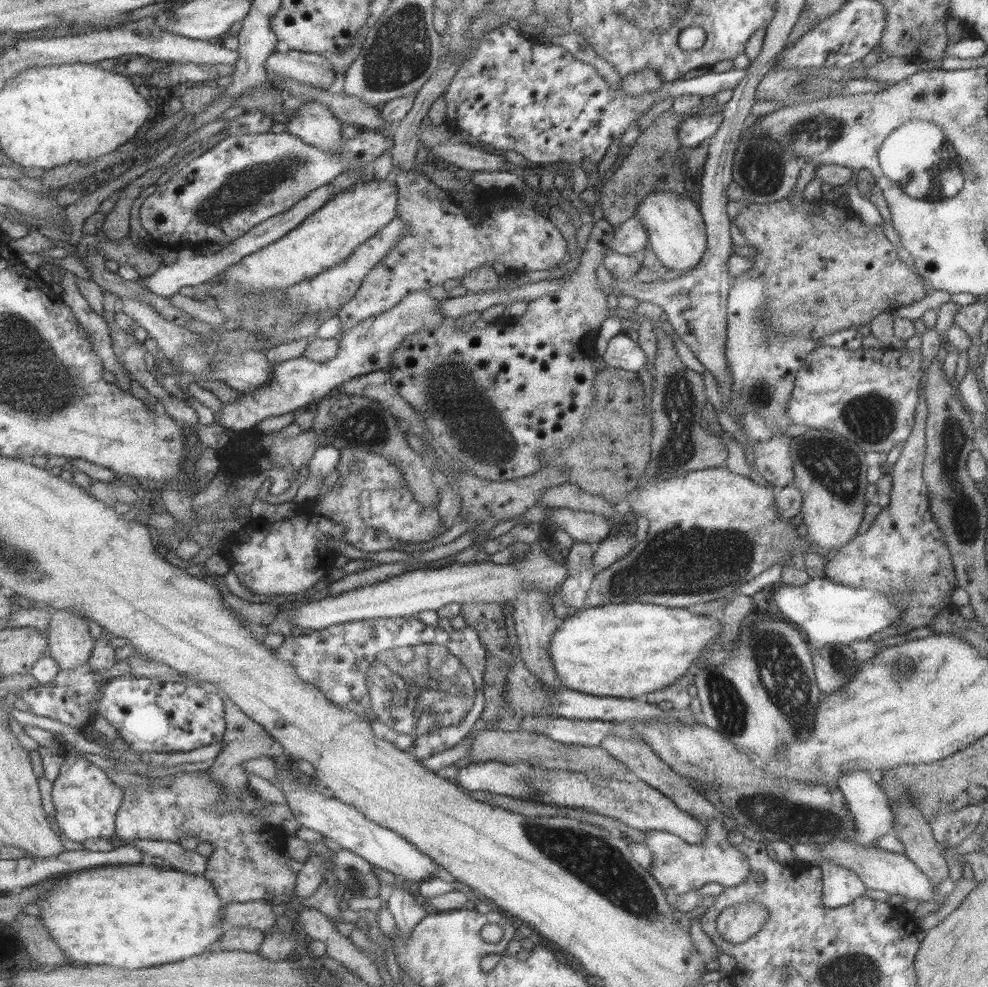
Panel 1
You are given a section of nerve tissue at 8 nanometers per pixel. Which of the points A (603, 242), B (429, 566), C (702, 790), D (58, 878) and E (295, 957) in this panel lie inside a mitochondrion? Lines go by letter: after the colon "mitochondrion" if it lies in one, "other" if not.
A: other
B: other
C: other
D: other
E: other

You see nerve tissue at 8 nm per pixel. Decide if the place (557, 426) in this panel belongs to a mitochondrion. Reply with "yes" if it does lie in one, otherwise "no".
no

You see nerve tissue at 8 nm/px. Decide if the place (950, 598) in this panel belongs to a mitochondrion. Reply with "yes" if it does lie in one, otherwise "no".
no

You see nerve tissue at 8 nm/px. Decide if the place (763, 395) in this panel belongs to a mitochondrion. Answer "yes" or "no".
yes

